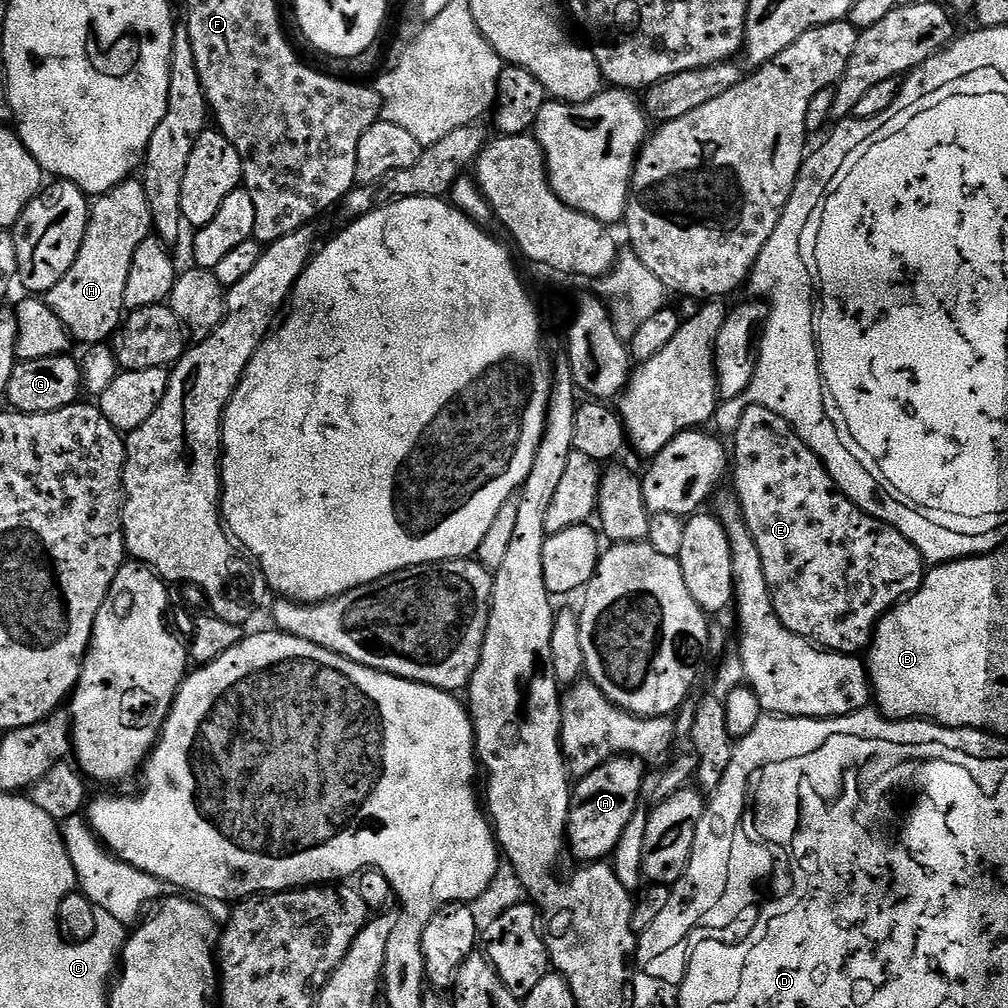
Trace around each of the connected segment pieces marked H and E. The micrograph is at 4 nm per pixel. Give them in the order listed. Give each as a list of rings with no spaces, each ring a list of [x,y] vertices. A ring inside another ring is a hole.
[[[129,178],[114,186],[108,192],[95,197],[91,201],[86,226],[86,238],[82,238],[82,246],[78,250],[78,258],[74,258],[74,266],[66,270],[66,278],[54,286],[46,294],[46,303],[54,314],[66,326],[73,341],[84,343],[84,346],[103,344],[115,337],[125,311],[124,295],[126,294],[126,278],[130,278],[130,262],[134,262],[134,250],[142,246],[142,242],[153,231],[150,202],[146,198],[146,190],[139,179]]]
[[[752,404],[738,417],[734,429],[736,441],[730,444],[730,480],[732,476],[731,487],[734,489],[734,495],[740,509],[744,515],[746,526],[758,545],[758,554],[762,554],[762,570],[766,570],[766,586],[770,586],[770,598],[774,602],[774,610],[786,626],[794,634],[806,638],[811,644],[828,649],[829,652],[843,652],[845,656],[855,656],[863,653],[872,643],[872,634],[876,631],[876,624],[883,616],[900,603],[902,600],[913,596],[920,585],[923,584],[926,575],[926,561],[920,556],[919,550],[911,544],[906,537],[898,534],[894,526],[883,524],[881,520],[876,520],[873,516],[867,516],[857,504],[850,502],[836,489],[836,484],[830,478],[830,474],[824,468],[823,462],[798,438],[798,434],[786,422],[786,418],[778,418],[774,410],[766,410],[766,406]]]

